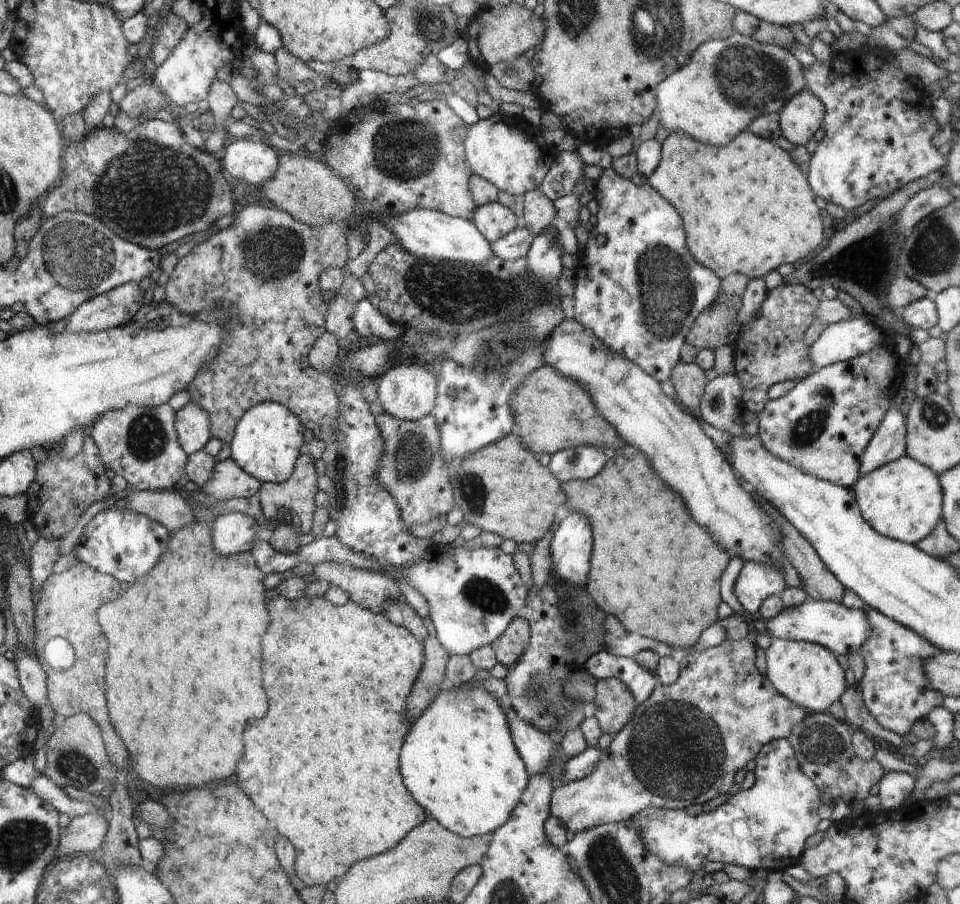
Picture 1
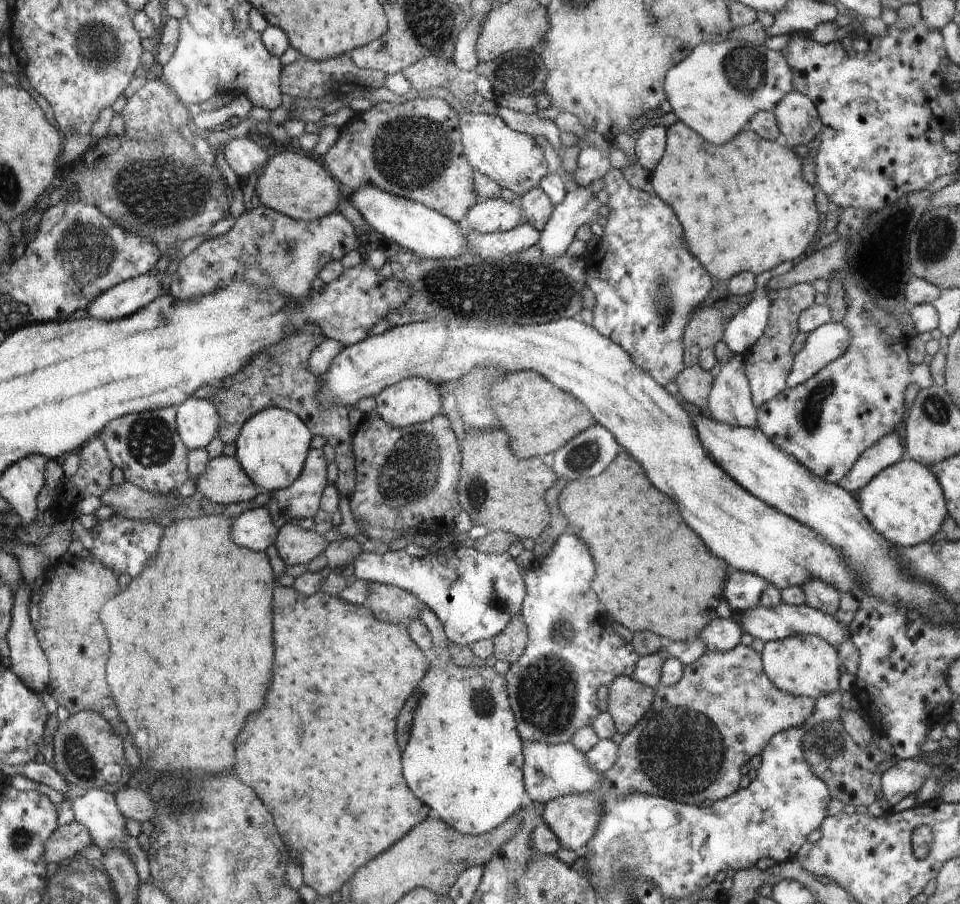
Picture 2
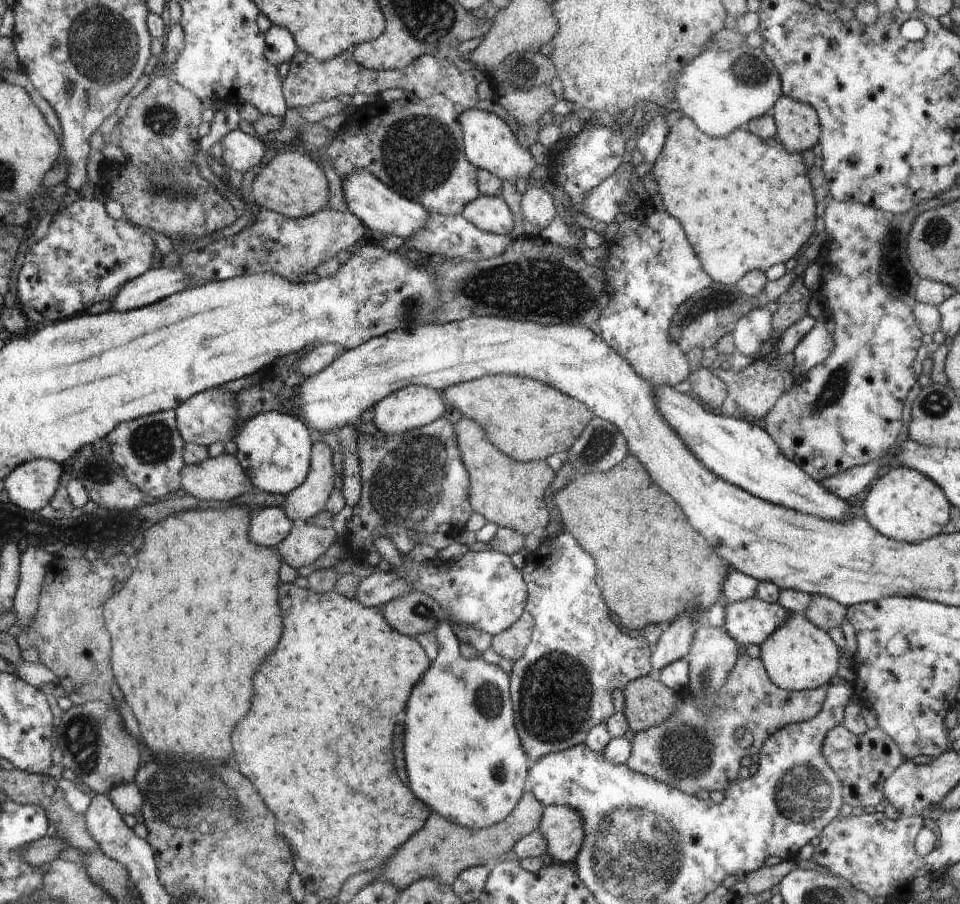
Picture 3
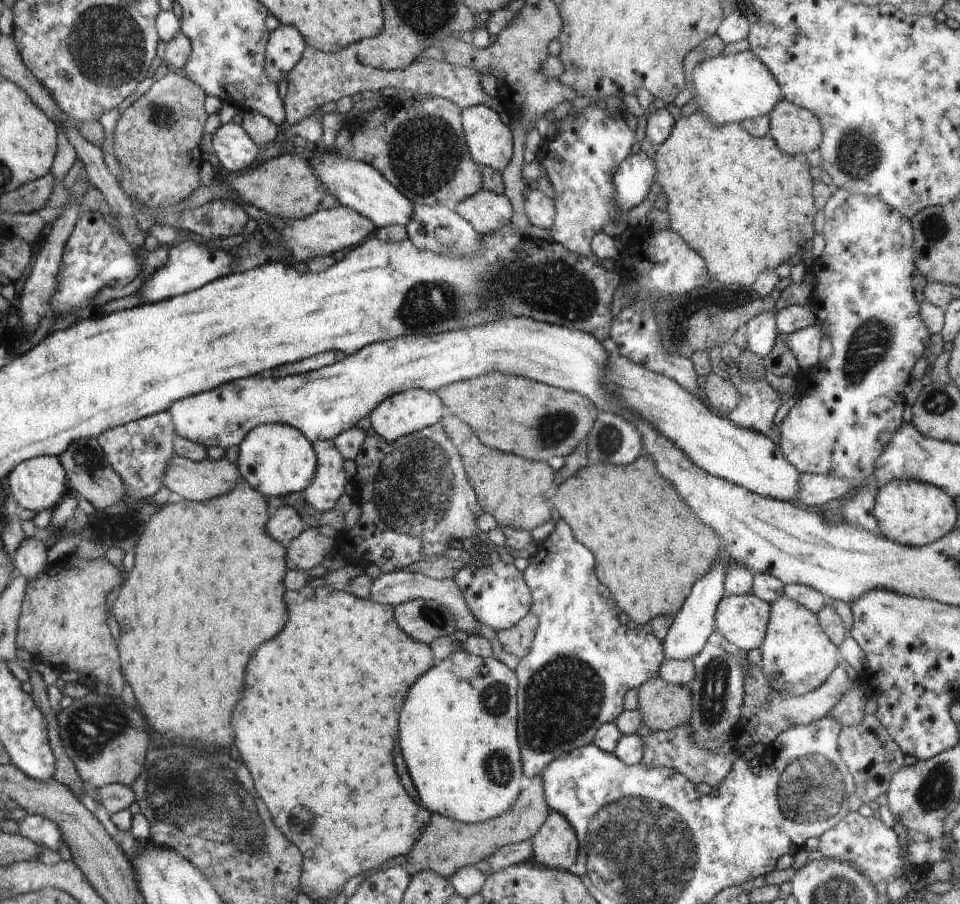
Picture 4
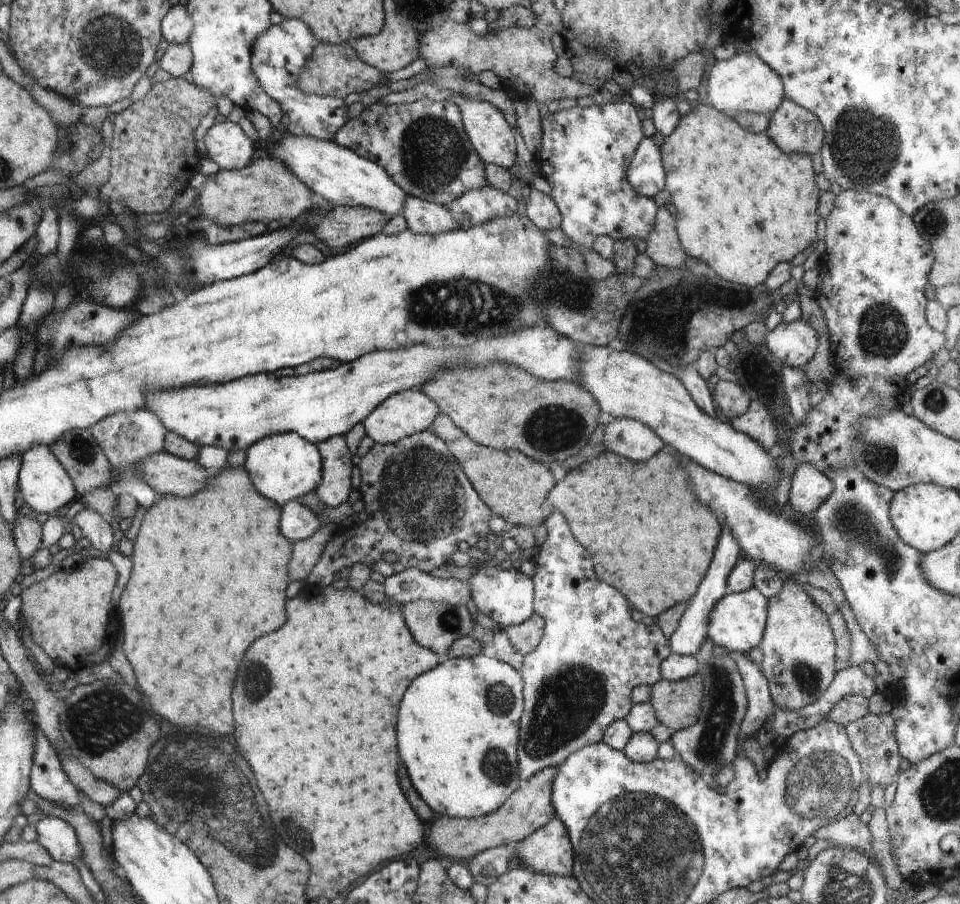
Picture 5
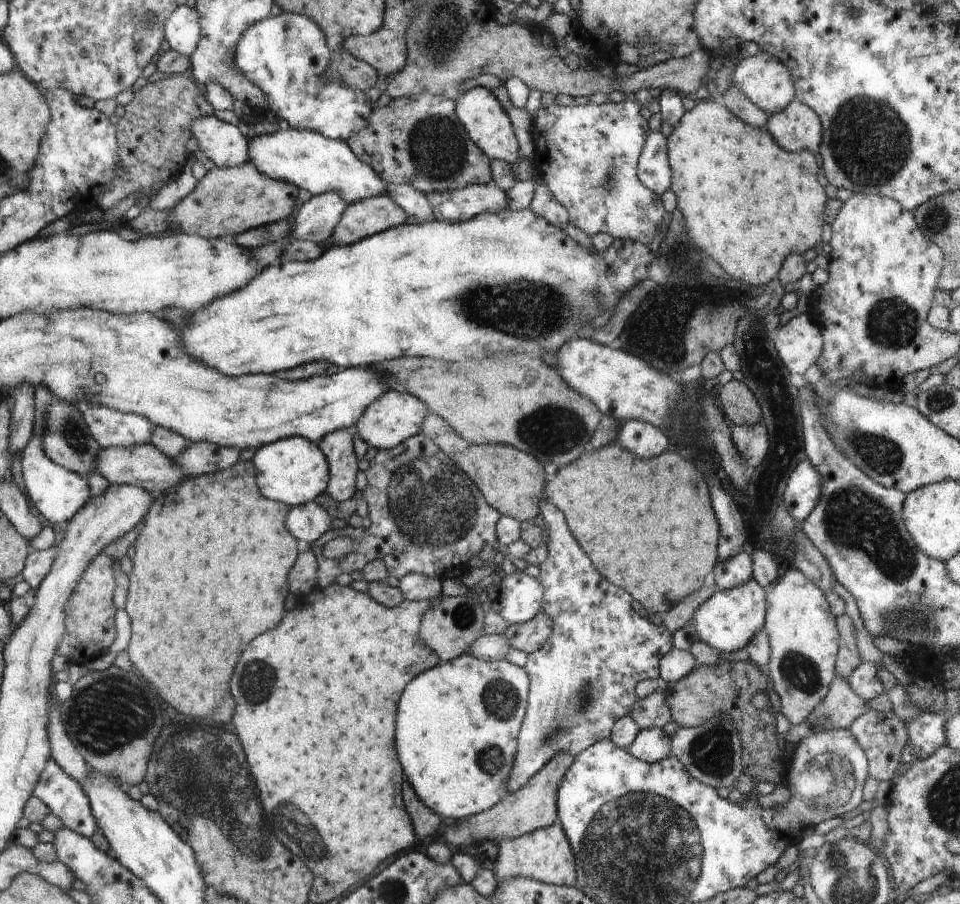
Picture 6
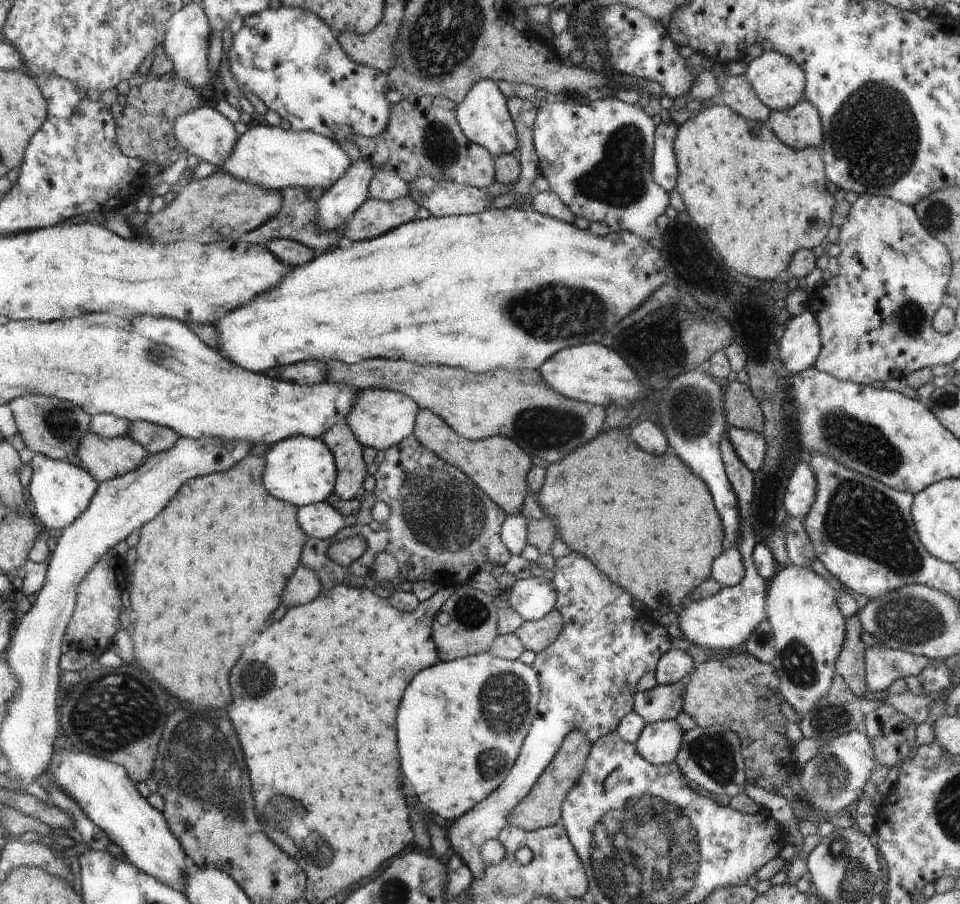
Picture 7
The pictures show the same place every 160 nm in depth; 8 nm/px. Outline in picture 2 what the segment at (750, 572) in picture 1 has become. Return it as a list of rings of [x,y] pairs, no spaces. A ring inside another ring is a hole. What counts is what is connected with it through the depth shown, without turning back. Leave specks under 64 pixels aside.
[[[736,571],[725,580],[723,599],[728,600],[732,610],[753,609],[768,585],[769,582],[757,574]]]

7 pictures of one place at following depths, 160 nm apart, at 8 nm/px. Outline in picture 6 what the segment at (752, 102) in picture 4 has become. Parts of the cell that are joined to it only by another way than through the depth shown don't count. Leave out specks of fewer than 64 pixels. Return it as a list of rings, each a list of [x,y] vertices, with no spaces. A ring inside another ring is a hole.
[[[767,52],[742,60],[734,70],[732,80],[734,86],[738,87],[758,108],[770,115],[783,111],[795,99],[795,86],[790,69]]]

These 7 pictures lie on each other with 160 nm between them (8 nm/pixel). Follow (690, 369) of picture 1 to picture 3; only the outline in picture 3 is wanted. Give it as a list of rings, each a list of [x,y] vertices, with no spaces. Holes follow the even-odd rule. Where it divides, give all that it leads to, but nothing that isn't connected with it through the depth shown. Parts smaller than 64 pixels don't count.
[[[700,367],[698,370],[691,371],[688,379],[690,384],[692,384],[689,394],[699,400],[705,407],[712,409],[714,412],[719,412],[722,403],[727,397],[727,384],[717,376],[712,375],[712,372],[706,367]]]

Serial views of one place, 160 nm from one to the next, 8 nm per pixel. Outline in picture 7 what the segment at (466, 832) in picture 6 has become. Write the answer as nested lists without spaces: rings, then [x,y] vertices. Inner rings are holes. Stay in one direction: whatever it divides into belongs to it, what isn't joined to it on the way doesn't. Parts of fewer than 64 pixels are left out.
[[[582,731],[570,733],[561,745],[557,756],[550,761],[548,768],[541,774],[540,780],[533,786],[525,800],[519,802],[517,808],[513,810],[510,825],[519,826],[525,831],[535,831],[560,823],[561,806],[569,790],[577,784],[577,780],[585,772],[592,746],[593,743]]]

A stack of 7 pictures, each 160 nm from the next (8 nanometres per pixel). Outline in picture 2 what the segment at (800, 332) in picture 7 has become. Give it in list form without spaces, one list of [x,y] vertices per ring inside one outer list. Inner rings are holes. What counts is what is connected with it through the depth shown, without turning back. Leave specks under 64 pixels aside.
[[[841,322],[826,323],[808,333],[805,347],[796,354],[790,374],[785,380],[788,387],[802,384],[823,366],[835,361],[850,346],[850,328]]]

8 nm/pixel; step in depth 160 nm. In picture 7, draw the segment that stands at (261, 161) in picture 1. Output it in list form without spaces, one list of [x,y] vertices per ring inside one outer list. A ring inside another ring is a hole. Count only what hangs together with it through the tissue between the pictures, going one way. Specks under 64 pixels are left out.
[[[203,104],[197,106],[196,109],[189,110],[176,120],[174,126],[177,141],[181,143],[182,148],[187,153],[198,156],[200,160],[206,160],[221,168],[226,160],[232,156],[233,150],[239,140],[232,122],[228,118],[224,118],[218,110],[214,110],[212,106]]]

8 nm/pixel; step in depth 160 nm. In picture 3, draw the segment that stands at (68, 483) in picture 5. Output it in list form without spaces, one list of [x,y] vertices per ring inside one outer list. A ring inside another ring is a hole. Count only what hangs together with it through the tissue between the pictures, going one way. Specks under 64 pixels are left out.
[[[34,459],[17,466],[6,477],[4,489],[9,500],[30,512],[44,508],[54,496],[62,476],[62,466],[48,459]]]

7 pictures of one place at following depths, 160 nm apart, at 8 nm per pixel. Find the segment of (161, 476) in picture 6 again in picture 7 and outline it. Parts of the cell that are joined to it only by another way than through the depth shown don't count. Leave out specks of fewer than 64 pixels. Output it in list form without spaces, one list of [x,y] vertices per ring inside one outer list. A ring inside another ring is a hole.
[[[90,430],[83,436],[75,454],[98,482],[132,473],[150,456],[141,443],[128,435],[106,438]]]

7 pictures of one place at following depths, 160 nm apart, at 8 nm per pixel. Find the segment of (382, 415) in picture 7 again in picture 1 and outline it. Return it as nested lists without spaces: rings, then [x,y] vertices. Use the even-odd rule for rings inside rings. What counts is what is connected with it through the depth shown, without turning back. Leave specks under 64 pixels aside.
[[[400,364],[390,368],[389,373],[382,374],[378,379],[378,399],[385,414],[393,415],[394,418],[412,421],[431,415],[436,398],[436,380],[434,376],[422,368],[420,364]]]

